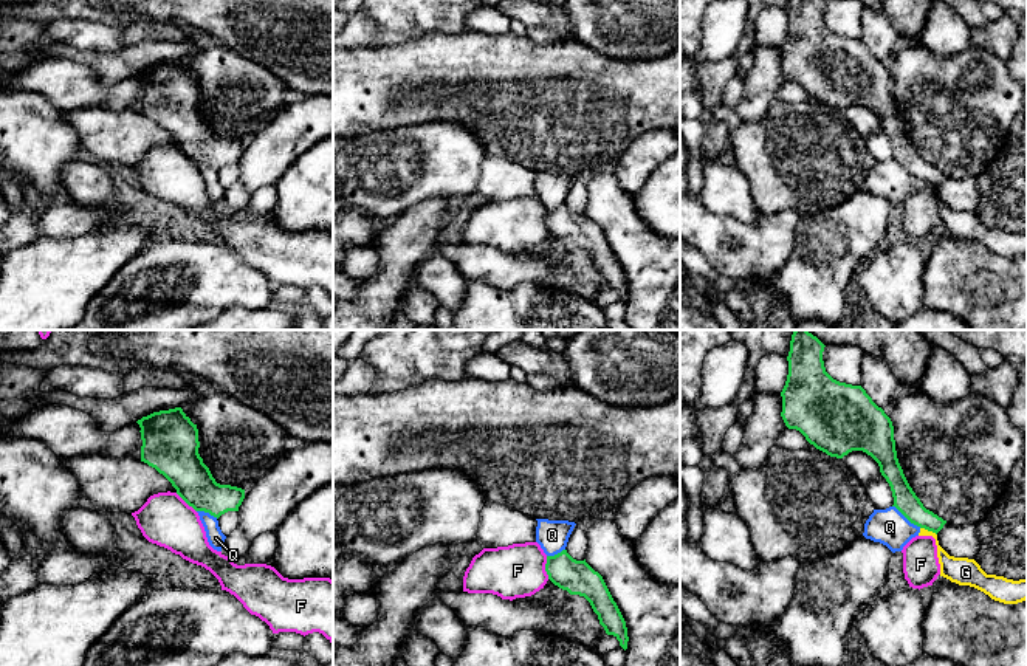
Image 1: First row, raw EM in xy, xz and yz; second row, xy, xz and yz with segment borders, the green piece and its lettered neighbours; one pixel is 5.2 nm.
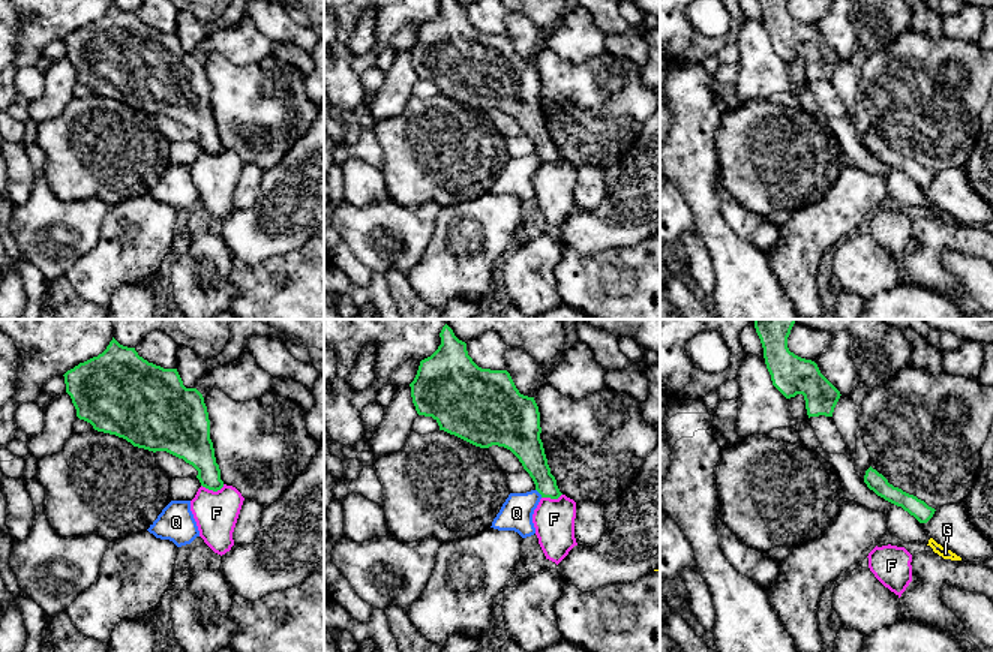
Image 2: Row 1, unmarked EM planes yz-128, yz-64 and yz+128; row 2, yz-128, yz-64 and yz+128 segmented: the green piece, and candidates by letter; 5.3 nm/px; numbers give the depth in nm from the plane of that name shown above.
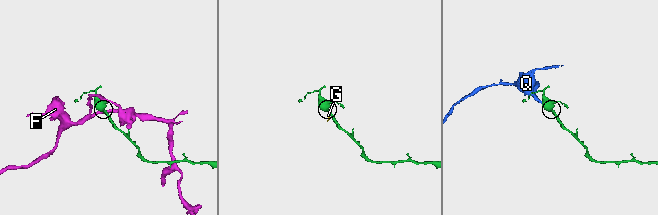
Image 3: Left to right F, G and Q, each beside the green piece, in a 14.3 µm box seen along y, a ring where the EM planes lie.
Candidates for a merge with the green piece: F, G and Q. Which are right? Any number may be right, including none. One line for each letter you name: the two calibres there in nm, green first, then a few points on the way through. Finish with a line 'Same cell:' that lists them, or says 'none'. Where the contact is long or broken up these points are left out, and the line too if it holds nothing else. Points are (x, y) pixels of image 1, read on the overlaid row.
Same cell: none

